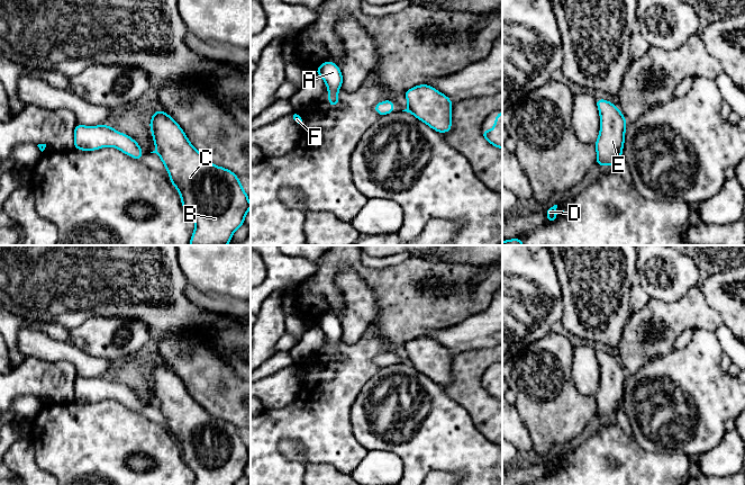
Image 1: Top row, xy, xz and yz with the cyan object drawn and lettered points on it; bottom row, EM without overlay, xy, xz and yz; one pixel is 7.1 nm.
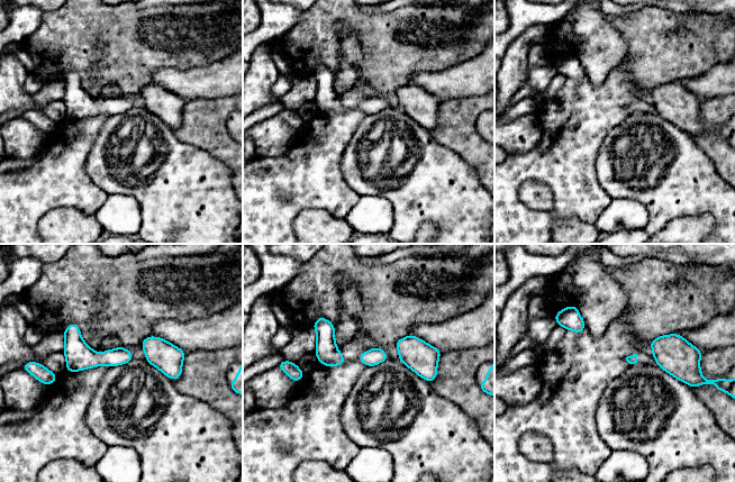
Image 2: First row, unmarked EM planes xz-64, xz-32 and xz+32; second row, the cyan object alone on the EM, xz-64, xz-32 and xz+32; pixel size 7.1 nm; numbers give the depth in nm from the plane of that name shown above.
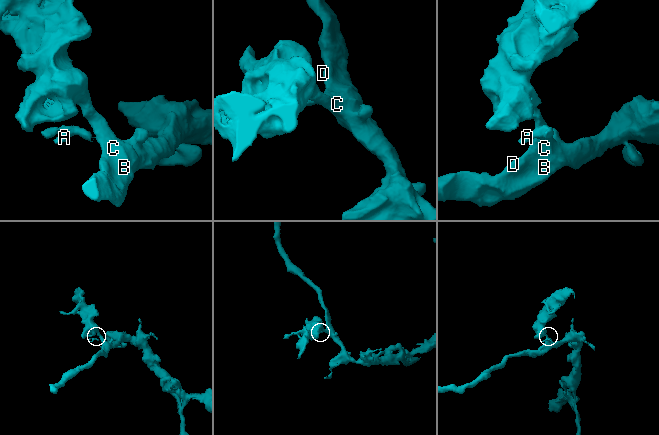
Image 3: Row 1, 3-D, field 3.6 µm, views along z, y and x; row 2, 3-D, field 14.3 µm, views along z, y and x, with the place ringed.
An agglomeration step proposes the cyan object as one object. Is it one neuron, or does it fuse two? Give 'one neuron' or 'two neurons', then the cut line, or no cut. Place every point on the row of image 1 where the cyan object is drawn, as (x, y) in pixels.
two neurons | xz (407, 107), (411, 113)

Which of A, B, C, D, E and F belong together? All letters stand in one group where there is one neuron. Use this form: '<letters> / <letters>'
A F / B C D E

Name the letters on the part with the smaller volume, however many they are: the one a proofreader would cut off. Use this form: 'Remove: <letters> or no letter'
Remove: A, F

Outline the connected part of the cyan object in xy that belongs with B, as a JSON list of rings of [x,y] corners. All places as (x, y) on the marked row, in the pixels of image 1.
[[[157,110],[152,115],[149,127],[170,181],[181,196],[182,207],[196,223],[190,245],[227,245],[234,232],[244,224],[245,216],[251,209],[248,195],[238,177],[207,160],[192,146],[181,126],[164,110]]]

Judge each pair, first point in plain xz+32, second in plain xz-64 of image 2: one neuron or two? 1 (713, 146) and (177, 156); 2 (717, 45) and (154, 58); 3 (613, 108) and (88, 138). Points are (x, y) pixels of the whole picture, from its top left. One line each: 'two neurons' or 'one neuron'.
1: two neurons
2: one neuron
3: one neuron

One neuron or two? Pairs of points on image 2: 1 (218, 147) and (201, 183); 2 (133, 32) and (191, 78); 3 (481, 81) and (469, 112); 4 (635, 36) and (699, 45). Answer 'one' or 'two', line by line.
1: two
2: two
3: two
4: one

